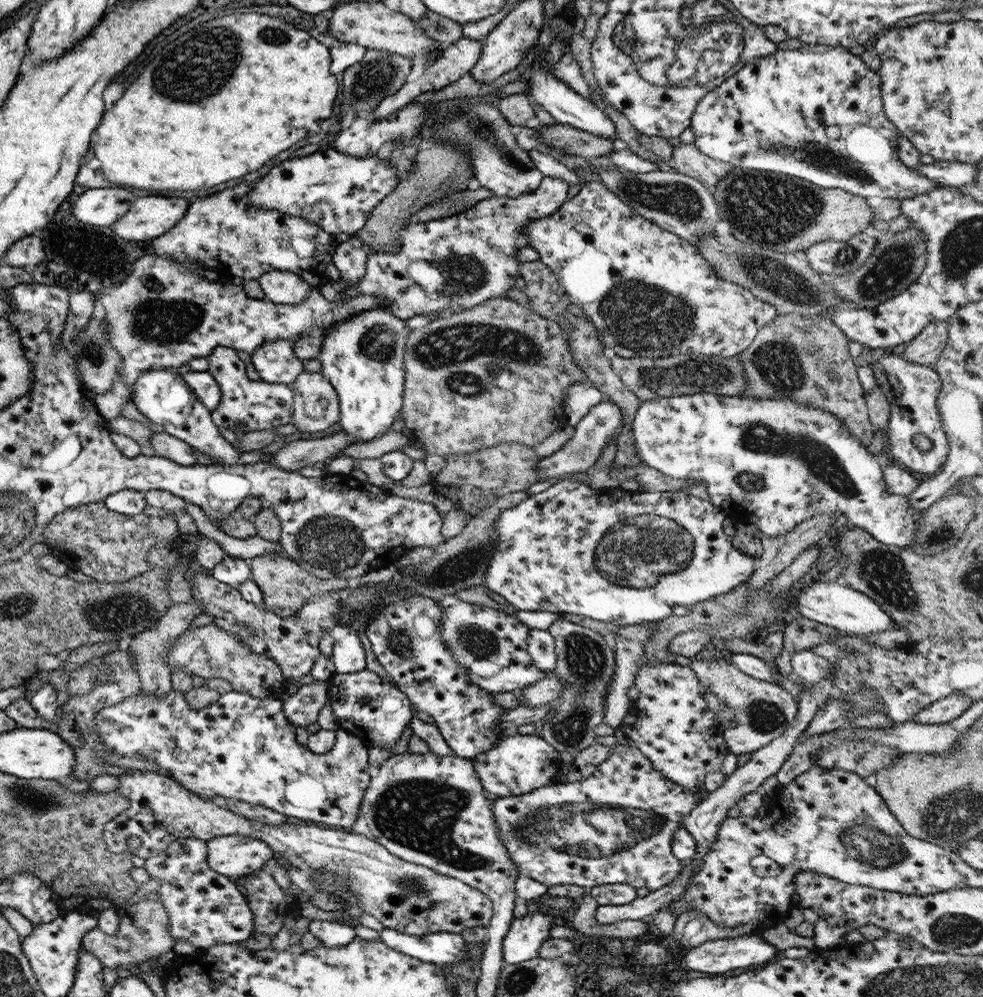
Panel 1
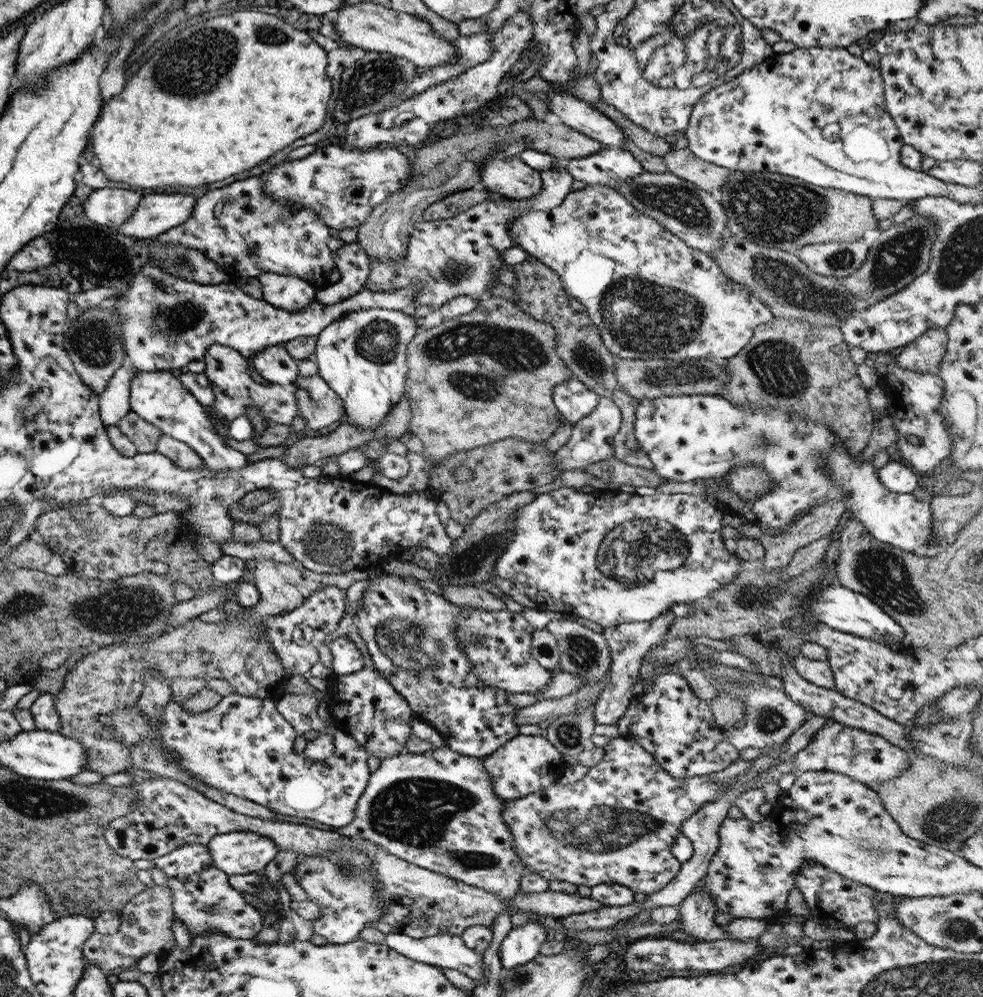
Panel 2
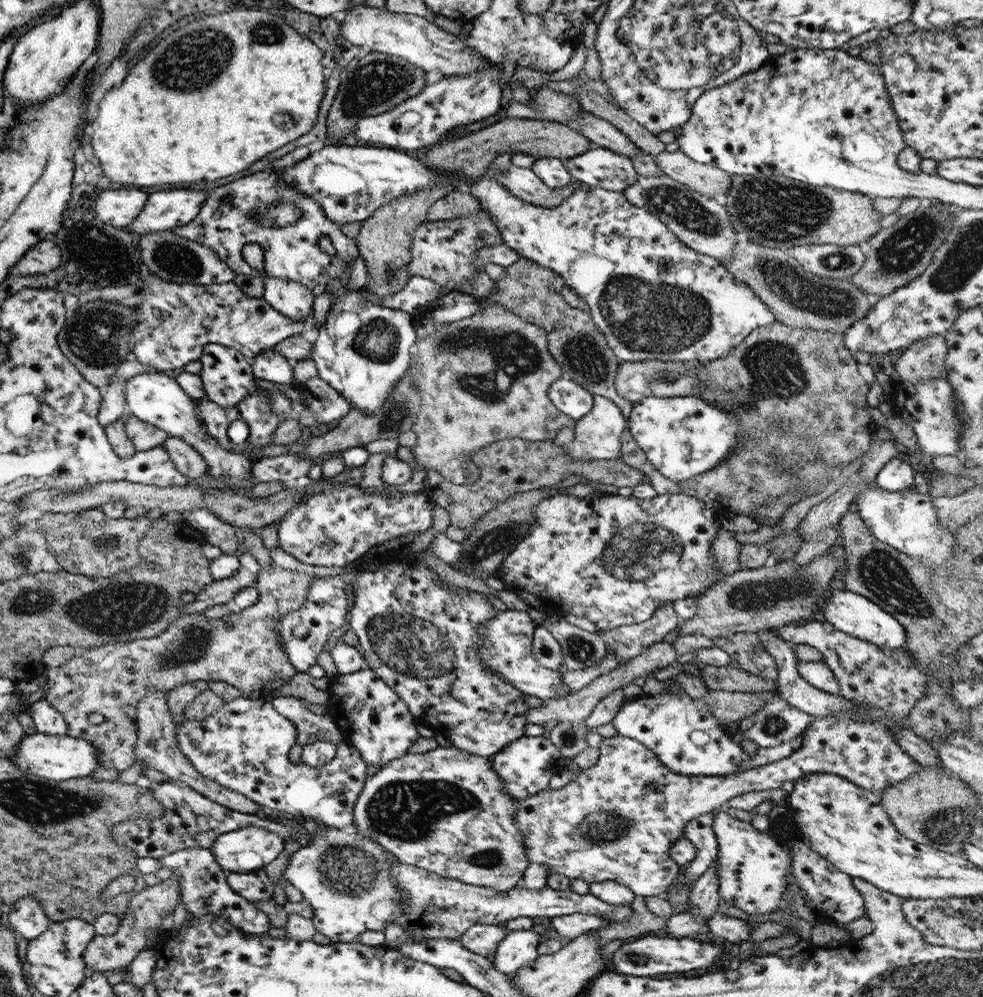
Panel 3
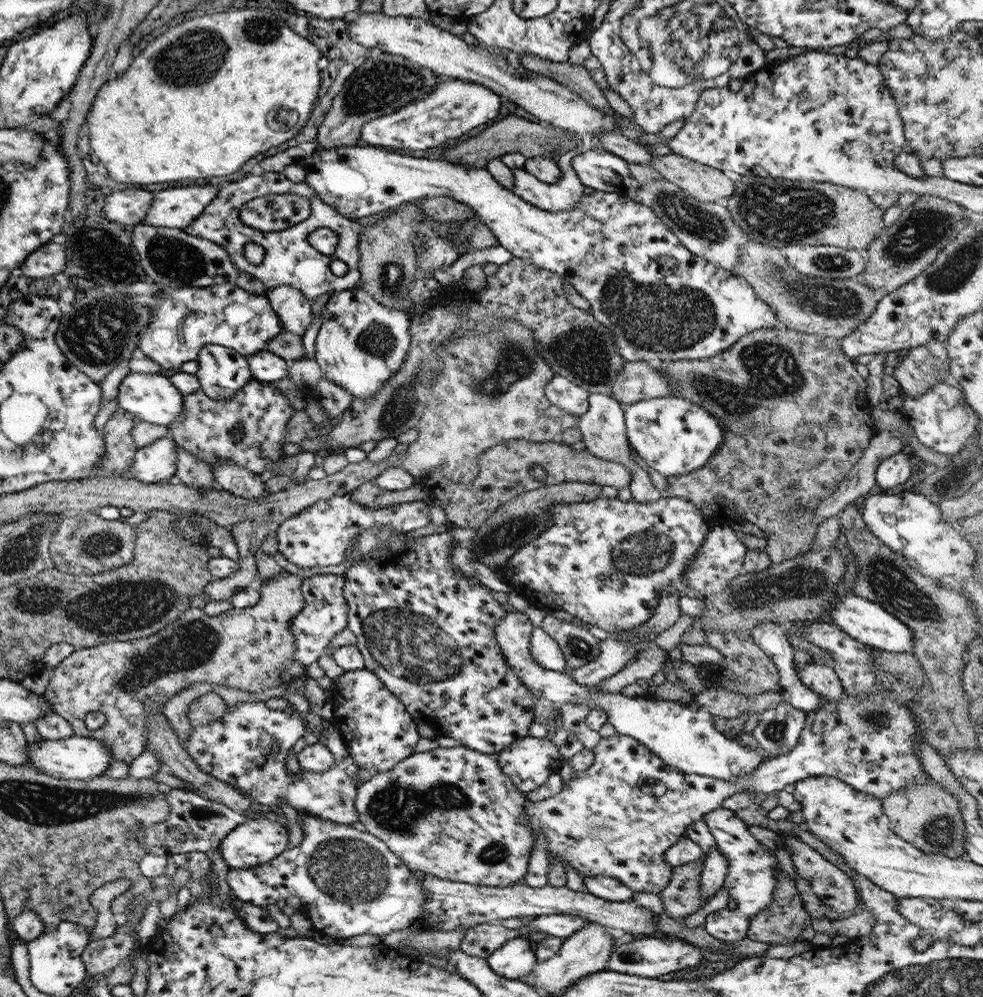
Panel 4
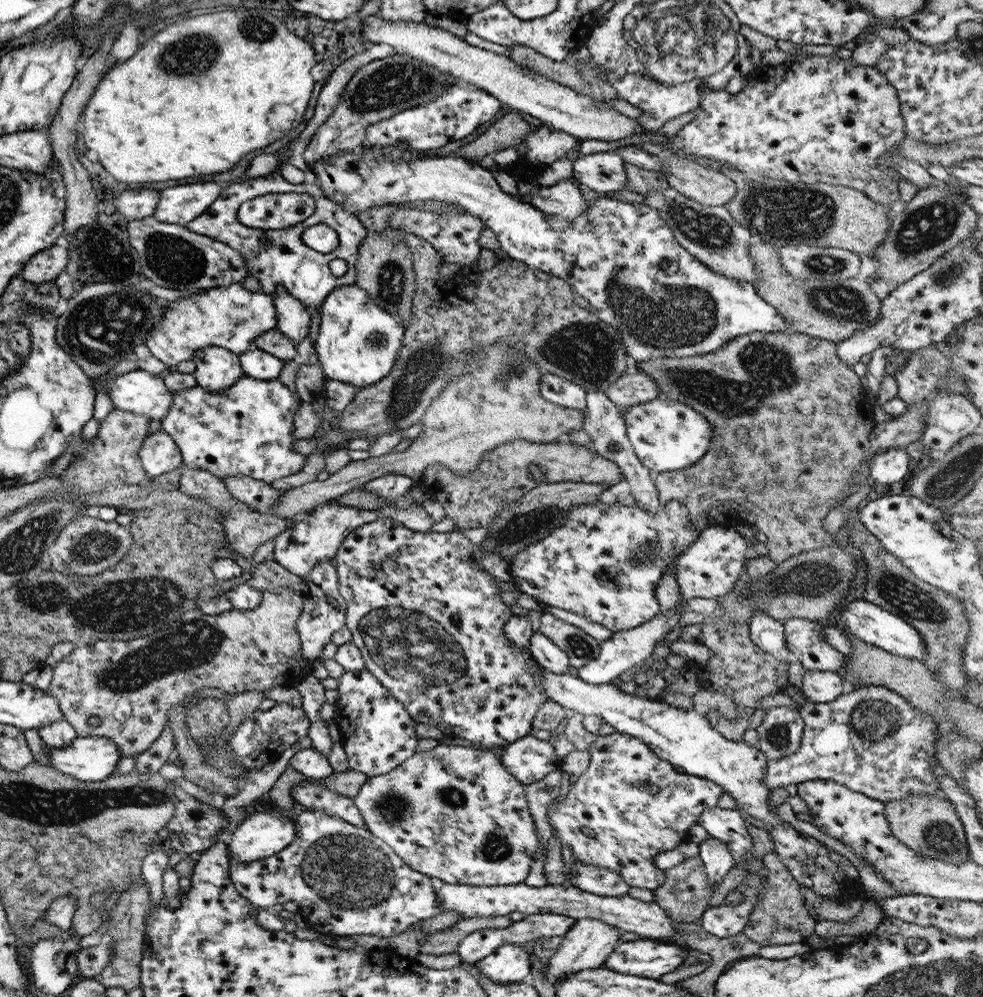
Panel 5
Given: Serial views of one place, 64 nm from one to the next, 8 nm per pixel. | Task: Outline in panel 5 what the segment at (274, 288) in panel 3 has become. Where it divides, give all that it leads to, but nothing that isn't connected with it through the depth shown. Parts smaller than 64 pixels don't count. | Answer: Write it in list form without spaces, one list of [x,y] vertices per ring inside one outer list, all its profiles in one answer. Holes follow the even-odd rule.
[[[283,287],[279,288],[277,295],[271,297],[275,306],[275,328],[297,344],[309,332],[309,324],[311,324],[309,312],[299,299],[293,297]]]

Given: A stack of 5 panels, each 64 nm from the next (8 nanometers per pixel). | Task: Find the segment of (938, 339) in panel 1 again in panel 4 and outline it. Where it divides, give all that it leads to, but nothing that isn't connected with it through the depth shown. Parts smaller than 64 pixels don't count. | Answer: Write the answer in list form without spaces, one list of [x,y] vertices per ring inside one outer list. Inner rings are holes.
[[[931,339],[919,346],[915,346],[905,351],[907,355],[901,359],[893,371],[892,377],[897,380],[901,393],[914,398],[926,392],[935,383],[946,380],[948,372],[948,362],[944,341]]]

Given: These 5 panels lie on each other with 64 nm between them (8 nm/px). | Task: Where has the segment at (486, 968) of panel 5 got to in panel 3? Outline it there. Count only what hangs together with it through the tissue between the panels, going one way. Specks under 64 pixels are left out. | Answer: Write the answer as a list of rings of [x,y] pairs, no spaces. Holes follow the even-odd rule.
[[[529,929],[512,930],[497,943],[493,954],[493,968],[507,974],[515,974],[537,958],[539,934]]]

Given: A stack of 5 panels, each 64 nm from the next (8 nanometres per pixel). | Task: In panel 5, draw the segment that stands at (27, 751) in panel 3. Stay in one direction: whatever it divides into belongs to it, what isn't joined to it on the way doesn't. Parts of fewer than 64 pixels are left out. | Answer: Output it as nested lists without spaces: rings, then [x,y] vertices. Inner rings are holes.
[[[76,737],[61,747],[49,747],[47,749],[49,750],[47,751],[47,756],[49,756],[47,762],[49,762],[51,769],[83,782],[101,781],[113,774],[115,765],[121,758],[117,746],[104,737]]]

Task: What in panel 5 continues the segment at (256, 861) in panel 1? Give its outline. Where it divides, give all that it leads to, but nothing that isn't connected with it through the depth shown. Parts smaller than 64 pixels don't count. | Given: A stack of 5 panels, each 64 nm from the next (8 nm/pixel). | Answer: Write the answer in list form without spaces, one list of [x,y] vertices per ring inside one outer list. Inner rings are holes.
[[[272,809],[262,812],[252,811],[235,827],[225,842],[226,852],[229,852],[229,856],[235,863],[249,863],[257,861],[259,858],[267,858],[267,856],[283,850],[296,837],[295,830],[297,828],[297,820],[285,816],[283,812],[280,812],[279,815]]]

